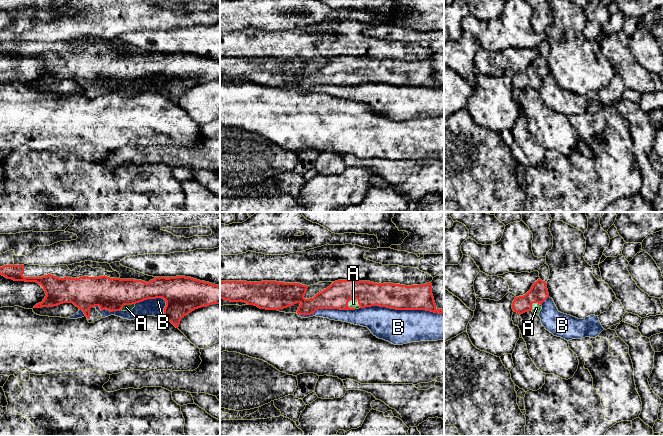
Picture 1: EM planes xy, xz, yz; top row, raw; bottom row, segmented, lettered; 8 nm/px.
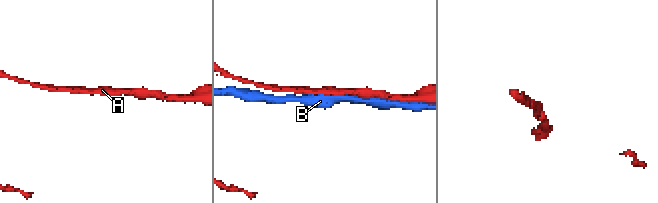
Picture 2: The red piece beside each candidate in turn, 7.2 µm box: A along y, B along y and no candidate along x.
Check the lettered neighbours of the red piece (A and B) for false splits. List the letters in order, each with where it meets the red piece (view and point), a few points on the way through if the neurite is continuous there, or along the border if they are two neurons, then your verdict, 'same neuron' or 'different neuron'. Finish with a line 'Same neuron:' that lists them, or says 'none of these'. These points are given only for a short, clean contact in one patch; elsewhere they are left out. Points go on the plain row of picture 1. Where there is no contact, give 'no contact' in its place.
A: meets red in xz at (356, 74); same neuron
B: meets red in xz at (402, 85); different neuron
Same neuron: A

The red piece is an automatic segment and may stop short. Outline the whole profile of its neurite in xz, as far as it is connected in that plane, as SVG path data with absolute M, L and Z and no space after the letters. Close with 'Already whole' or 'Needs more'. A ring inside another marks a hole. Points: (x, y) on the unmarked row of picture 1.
M338 56L317 69L313 74L305 75L308 62L300 59L277 57L220 57L220 75L230 78L245 78L260 85L279 86L299 79L297 90L311 91L318 85L355 86L380 82L396 86L426 86L442 90L444 85L436 85L431 58L422 61L400 61L393 59L373 59L370 57Z. Needs more

